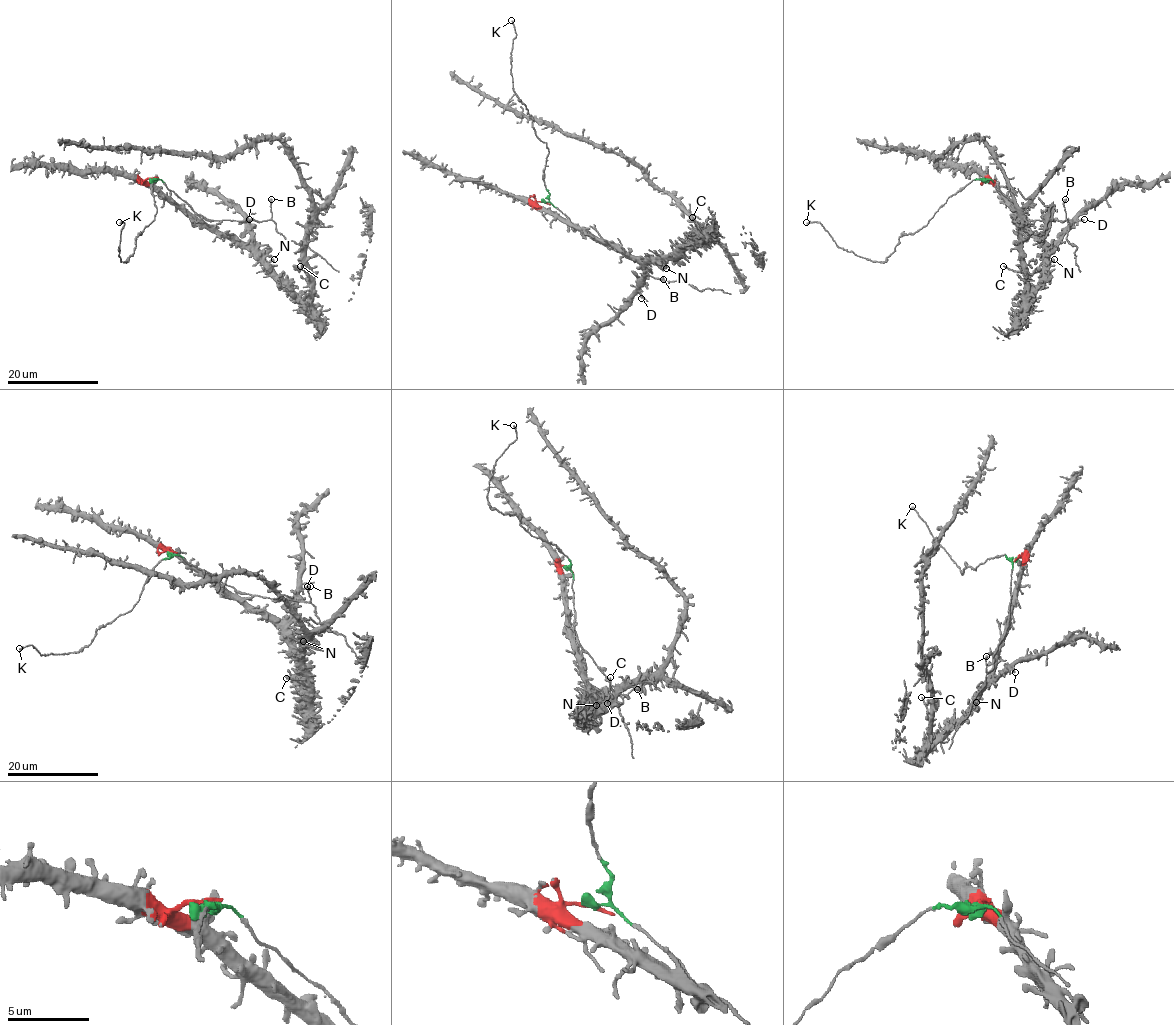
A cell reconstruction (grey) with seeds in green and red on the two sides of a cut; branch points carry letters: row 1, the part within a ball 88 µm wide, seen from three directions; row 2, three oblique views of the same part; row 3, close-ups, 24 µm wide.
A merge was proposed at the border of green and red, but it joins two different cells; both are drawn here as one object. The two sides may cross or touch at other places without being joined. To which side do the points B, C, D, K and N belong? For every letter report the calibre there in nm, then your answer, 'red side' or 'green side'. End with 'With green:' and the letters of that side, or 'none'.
B: calibre 340 nm; green side
C: calibre 200 nm; red side
D: calibre 240 nm; red side
K: calibre 240 nm; green side
N: calibre 420 nm; red side
With green: B, K

